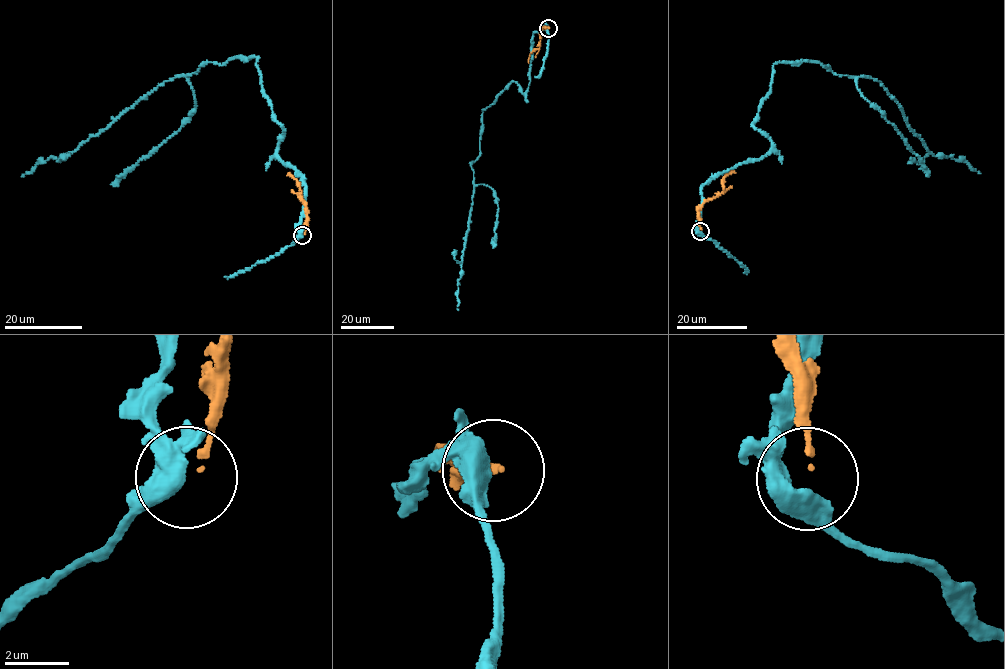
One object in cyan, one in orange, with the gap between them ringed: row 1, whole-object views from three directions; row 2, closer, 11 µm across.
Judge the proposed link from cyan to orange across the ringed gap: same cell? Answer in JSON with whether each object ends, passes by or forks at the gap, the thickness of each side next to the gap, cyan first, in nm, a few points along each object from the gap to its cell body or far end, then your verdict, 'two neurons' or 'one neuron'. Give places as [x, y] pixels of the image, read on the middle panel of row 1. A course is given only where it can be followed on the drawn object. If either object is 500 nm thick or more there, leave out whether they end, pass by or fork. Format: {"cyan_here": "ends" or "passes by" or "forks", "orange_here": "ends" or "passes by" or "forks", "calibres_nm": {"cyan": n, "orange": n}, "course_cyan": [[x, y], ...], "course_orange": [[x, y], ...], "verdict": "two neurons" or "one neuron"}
{"calibres_nm": {"cyan": 500, "orange": 170}, "course_cyan": [[548, 27], [533, 33], [526, 92], [512, 82], [482, 109], [457, 310]], "course_orange": [[549, 28], [542, 27], [539, 49], [530, 55], [528, 63]], "verdict": "two neurons"}

